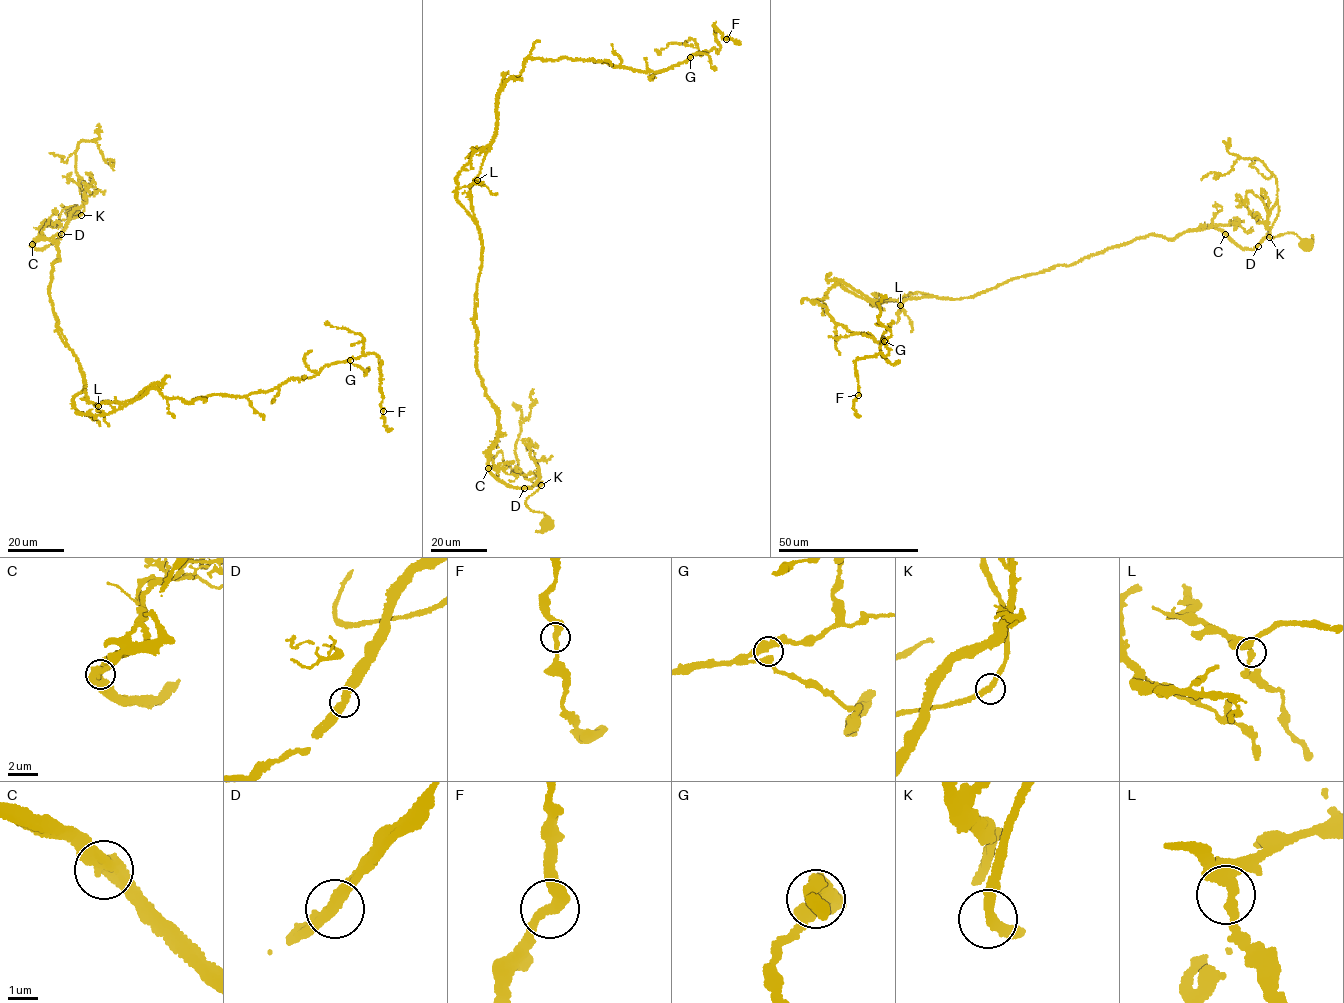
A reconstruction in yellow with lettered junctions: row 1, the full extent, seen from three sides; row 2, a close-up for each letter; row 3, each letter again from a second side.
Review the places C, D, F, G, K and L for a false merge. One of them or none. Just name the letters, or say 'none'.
C

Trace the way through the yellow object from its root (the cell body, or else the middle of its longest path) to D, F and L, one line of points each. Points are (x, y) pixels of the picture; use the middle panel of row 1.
D: (547, 523), (542, 512), (526, 503), (543, 483), (531, 480), (538, 475), (531, 489), (524, 488)
F: (547, 523), (538, 475), (489, 470), (456, 176), (528, 58), (655, 71), (726, 39)
L: (547, 523), (526, 503), (538, 475), (520, 488), (489, 469), (499, 415), (476, 363), (477, 180)

